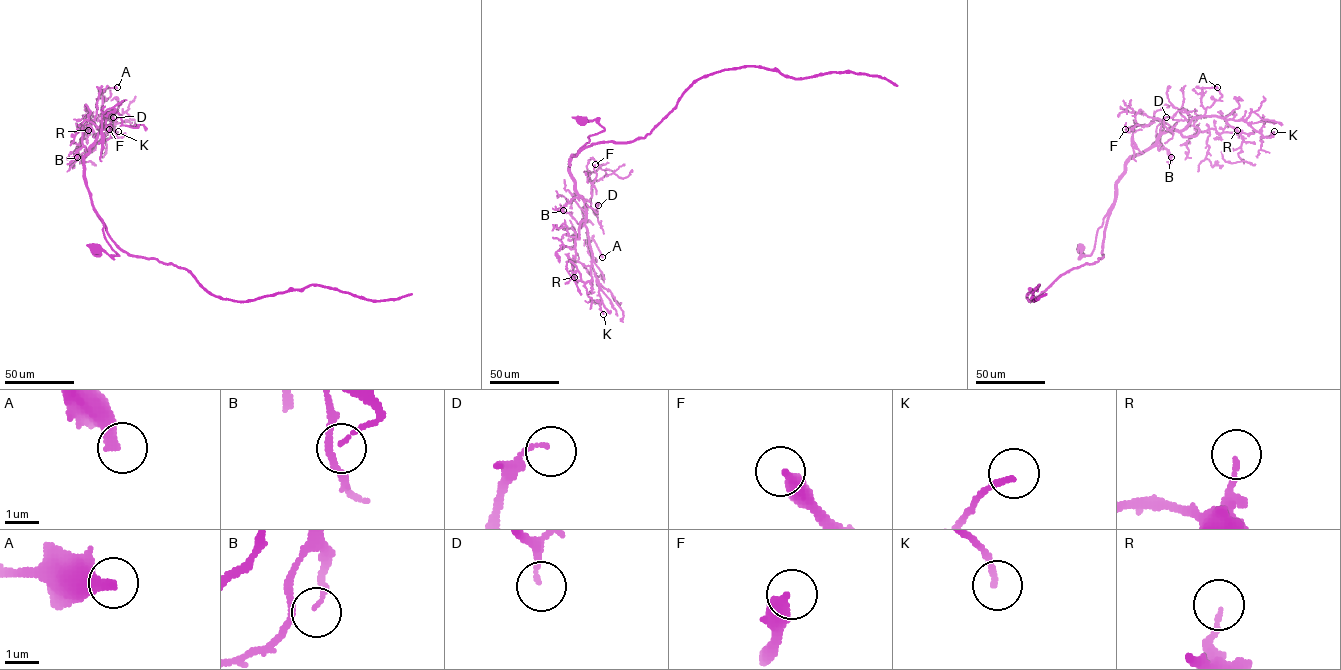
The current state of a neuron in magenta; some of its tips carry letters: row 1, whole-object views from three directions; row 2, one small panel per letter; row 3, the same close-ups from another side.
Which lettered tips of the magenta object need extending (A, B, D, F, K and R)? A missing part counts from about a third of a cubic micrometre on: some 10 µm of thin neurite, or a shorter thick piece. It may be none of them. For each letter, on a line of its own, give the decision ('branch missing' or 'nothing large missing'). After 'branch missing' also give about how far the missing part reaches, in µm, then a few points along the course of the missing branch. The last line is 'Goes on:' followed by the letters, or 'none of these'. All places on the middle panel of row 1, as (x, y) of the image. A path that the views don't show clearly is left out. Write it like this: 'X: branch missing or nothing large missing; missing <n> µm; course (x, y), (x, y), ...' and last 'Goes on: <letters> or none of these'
A: nothing large missing
B: nothing large missing
D: nothing large missing
F: nothing large missing
K: nothing large missing
R: nothing large missing
Goes on: none of these

